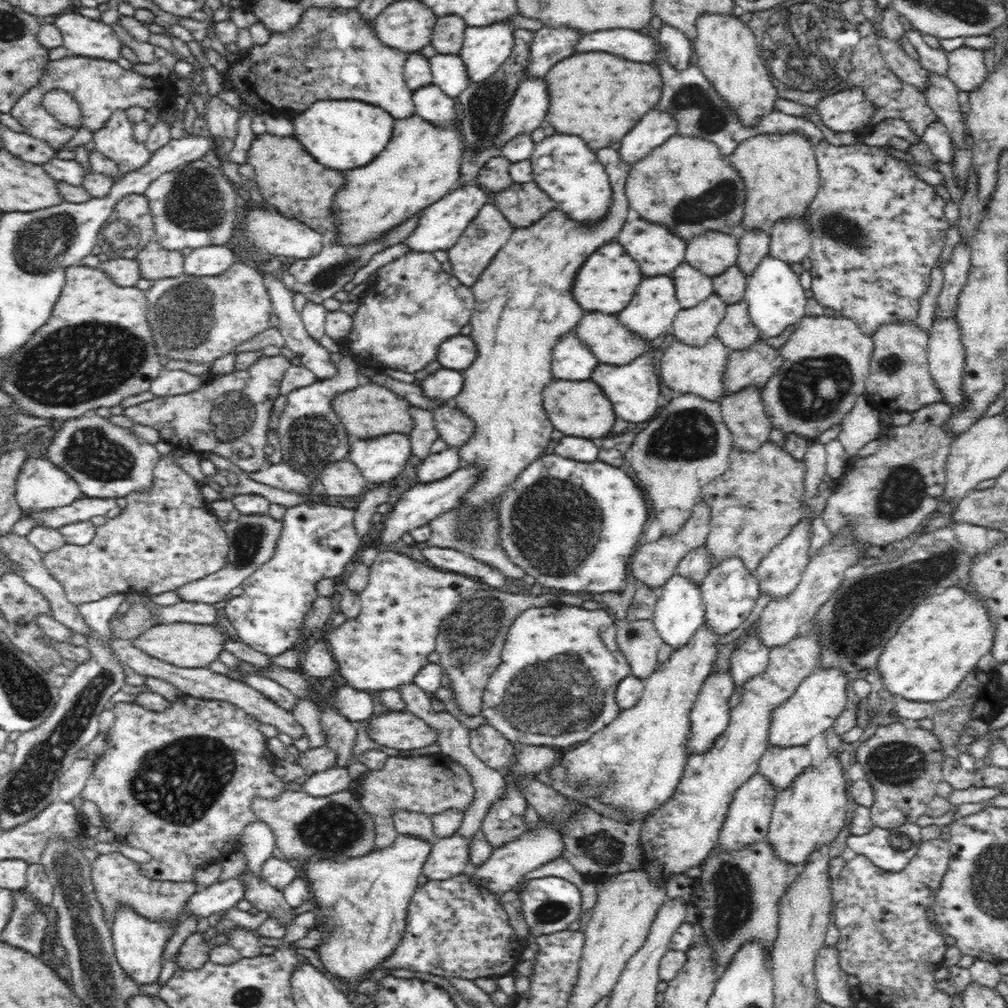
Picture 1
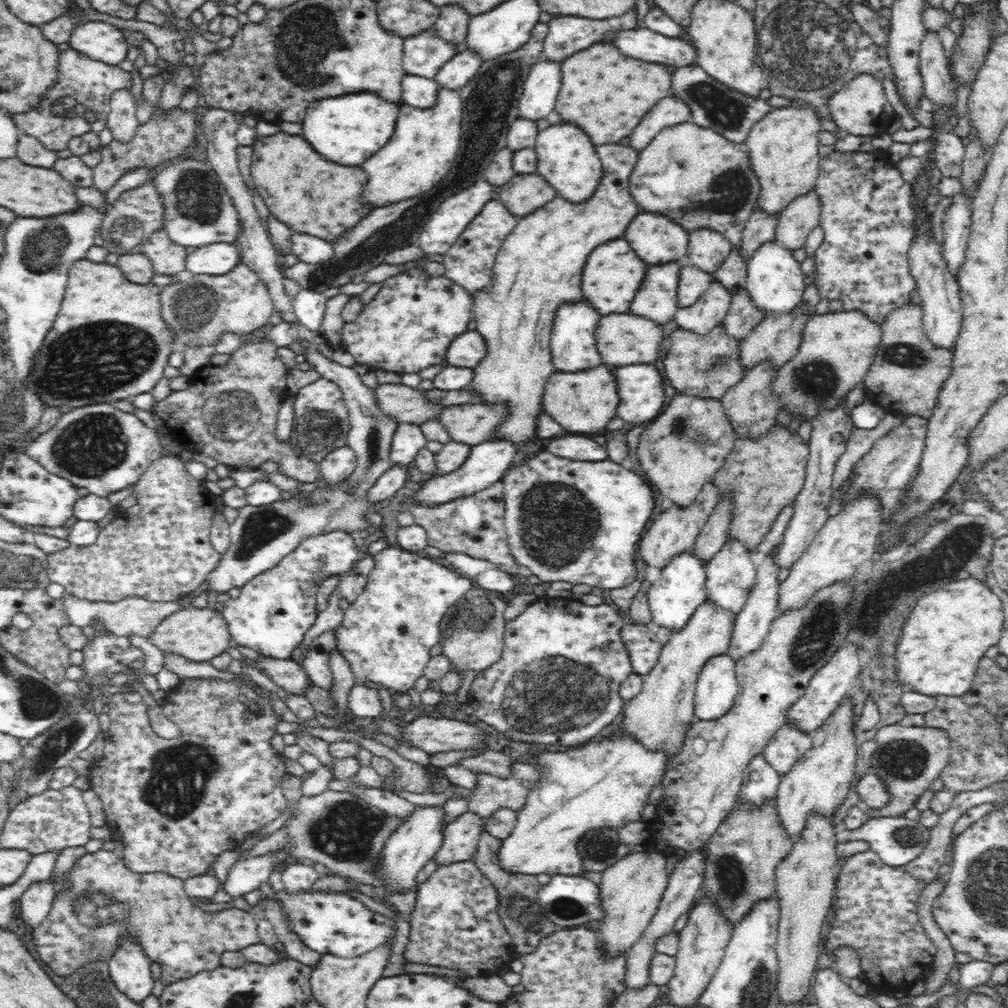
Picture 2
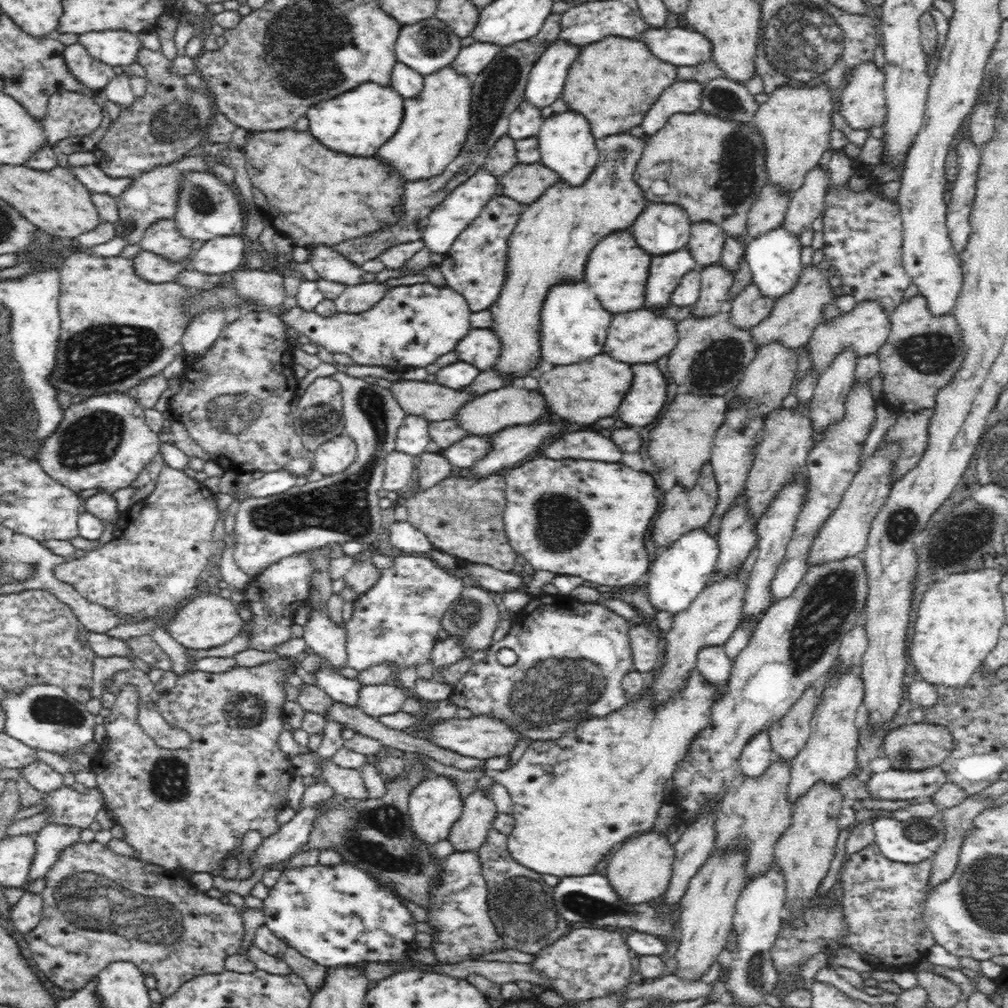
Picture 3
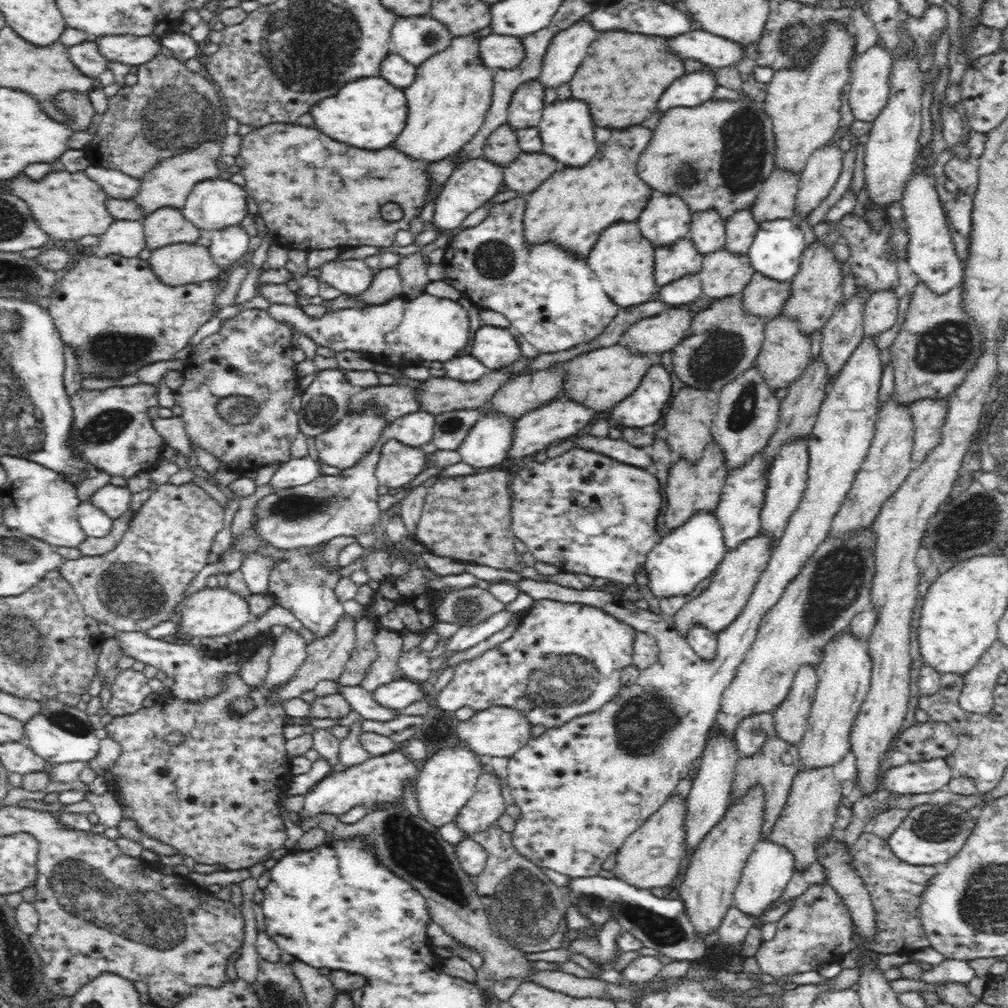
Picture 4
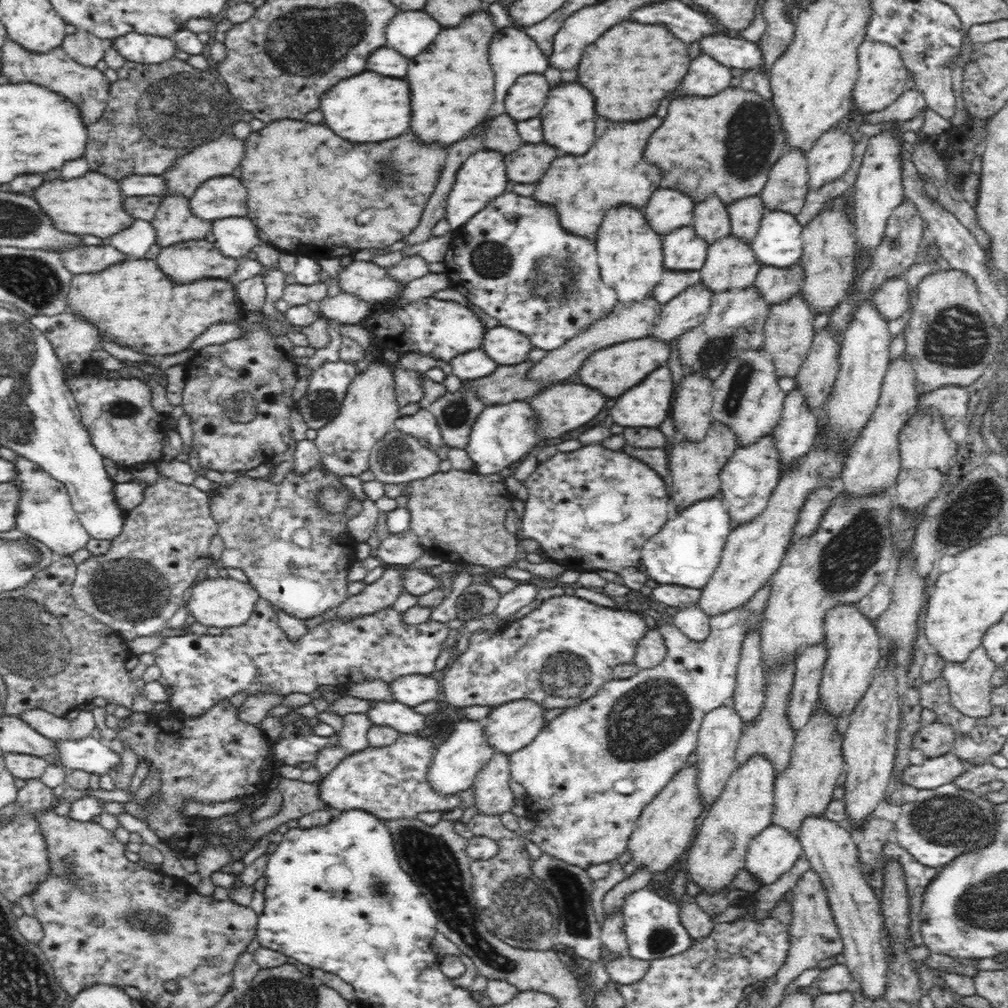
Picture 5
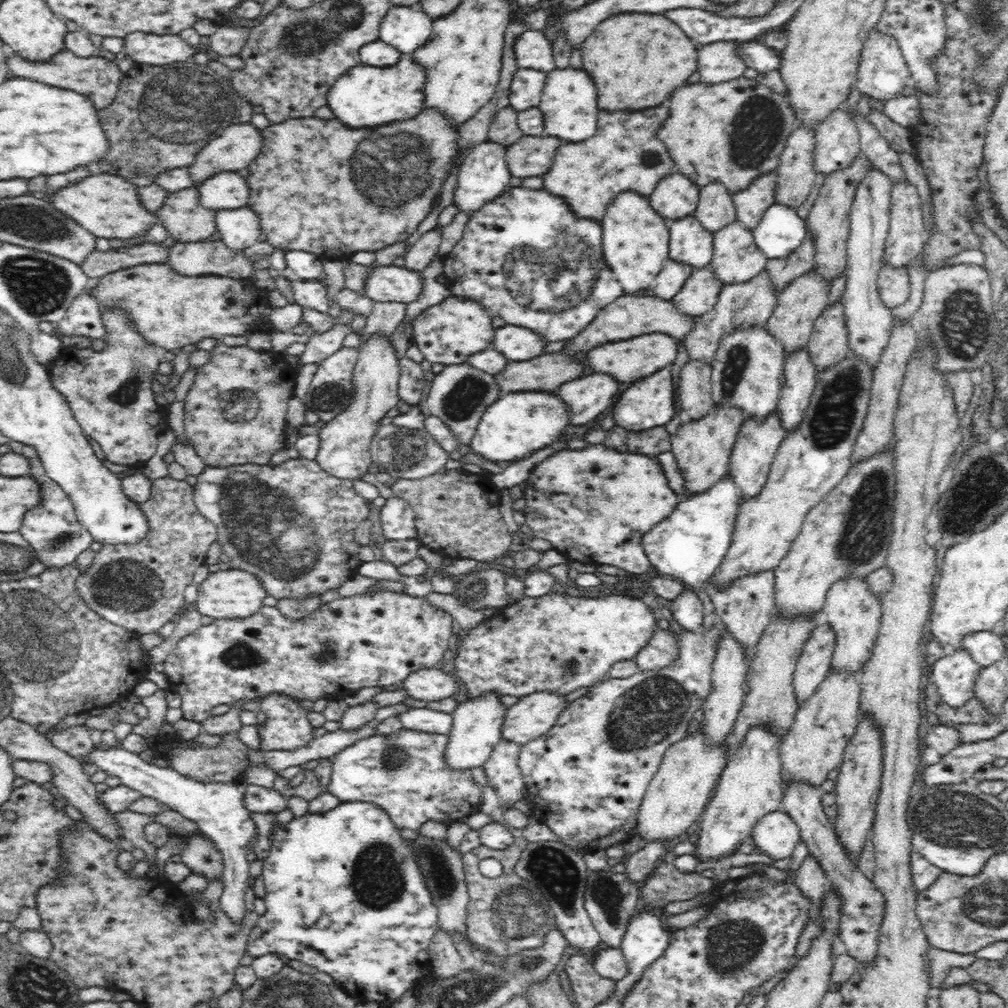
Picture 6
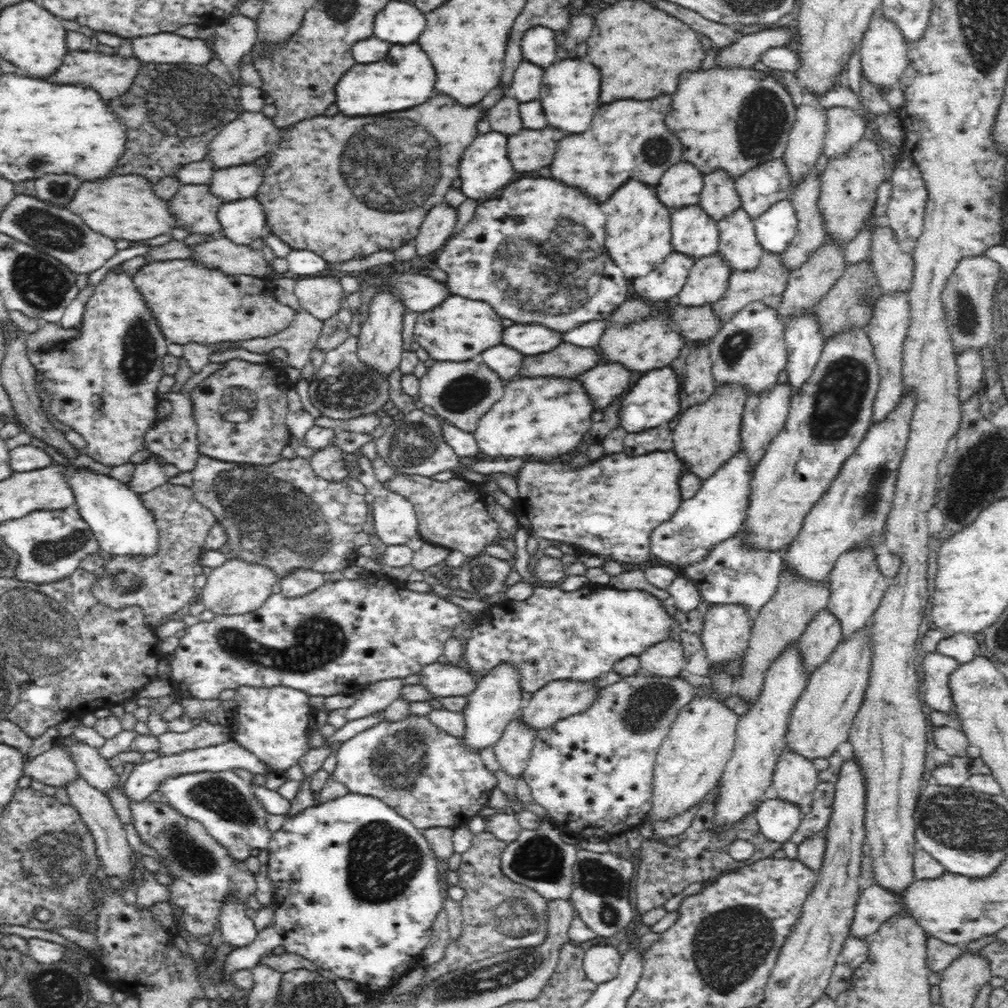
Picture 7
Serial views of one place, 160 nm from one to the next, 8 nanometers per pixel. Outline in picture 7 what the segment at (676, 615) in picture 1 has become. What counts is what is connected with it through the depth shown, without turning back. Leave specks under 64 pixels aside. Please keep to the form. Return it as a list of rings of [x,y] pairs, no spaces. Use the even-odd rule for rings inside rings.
[[[740,450],[732,459],[710,478],[702,481],[697,493],[688,500],[680,503],[680,508],[664,524],[660,524],[649,539],[651,553],[666,564],[676,566],[689,566],[692,562],[702,560],[712,546],[719,545],[721,541],[734,537],[748,518],[749,492],[753,468],[750,467],[749,456]]]

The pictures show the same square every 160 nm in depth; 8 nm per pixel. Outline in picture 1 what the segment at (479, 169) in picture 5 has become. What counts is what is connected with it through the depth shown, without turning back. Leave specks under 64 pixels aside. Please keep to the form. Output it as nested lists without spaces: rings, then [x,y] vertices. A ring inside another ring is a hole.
[[[480,185],[455,188],[447,196],[440,198],[439,201],[423,210],[416,230],[413,230],[413,233],[405,240],[406,244],[413,252],[418,253],[432,253],[436,250],[447,251],[455,246],[467,224],[476,218],[480,208],[483,208],[486,202],[488,202],[488,194]]]

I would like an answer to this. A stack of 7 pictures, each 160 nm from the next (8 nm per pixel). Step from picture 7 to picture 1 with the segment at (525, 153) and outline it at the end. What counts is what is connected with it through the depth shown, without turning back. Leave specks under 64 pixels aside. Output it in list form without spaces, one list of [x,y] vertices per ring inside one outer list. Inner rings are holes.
[[[536,182],[514,183],[496,193],[493,204],[504,213],[516,229],[538,222],[544,214],[557,207]]]

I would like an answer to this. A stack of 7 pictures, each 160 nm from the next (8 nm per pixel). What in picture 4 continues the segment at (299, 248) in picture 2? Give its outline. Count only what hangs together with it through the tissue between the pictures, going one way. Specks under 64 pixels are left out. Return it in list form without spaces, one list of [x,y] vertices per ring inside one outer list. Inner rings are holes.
[[[344,259],[324,263],[317,272],[322,282],[338,289],[341,293],[357,297],[369,289],[373,281],[372,268],[362,260]]]

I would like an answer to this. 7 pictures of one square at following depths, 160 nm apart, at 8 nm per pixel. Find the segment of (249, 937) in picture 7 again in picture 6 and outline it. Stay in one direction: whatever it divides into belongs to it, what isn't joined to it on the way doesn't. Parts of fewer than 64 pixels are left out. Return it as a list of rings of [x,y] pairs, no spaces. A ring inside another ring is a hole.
[[[98,746],[92,749],[84,764],[94,764],[106,774],[117,776],[121,784],[128,786],[143,796],[156,798],[165,808],[175,810],[184,818],[196,822],[197,828],[213,841],[221,852],[224,861],[224,892],[220,898],[220,909],[225,911],[237,926],[248,914],[245,906],[246,892],[249,888],[250,862],[246,859],[248,850],[259,839],[259,829],[244,804],[246,785],[243,782],[200,782],[188,776],[182,776],[171,767],[158,766],[154,762],[146,763],[134,754],[119,747]]]

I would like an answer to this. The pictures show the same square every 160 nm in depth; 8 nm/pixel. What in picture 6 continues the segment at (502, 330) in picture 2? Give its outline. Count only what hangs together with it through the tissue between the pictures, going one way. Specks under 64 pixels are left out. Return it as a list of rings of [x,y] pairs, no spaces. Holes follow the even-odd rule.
[[[656,106],[654,110],[638,110],[636,114],[604,114],[604,110],[600,110],[598,130],[592,138],[588,138],[588,142],[584,142],[584,146],[572,146],[572,142],[560,146],[550,172],[544,174],[544,190],[550,190],[566,198],[566,202],[570,204],[570,208],[576,212],[578,218],[594,218],[594,220],[604,218],[608,204],[614,200],[618,192],[636,190],[638,194],[649,197],[658,182],[672,170],[672,160],[668,158],[668,150],[664,150],[664,146],[656,142],[656,132],[666,118],[668,118],[668,108],[664,106]]]

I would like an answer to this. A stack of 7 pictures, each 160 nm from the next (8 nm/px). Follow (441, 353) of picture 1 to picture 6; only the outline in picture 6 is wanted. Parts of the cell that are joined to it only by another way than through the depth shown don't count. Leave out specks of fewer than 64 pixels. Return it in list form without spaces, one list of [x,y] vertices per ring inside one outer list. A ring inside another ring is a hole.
[[[504,325],[495,330],[494,348],[509,361],[522,362],[546,352],[548,340],[522,326]]]

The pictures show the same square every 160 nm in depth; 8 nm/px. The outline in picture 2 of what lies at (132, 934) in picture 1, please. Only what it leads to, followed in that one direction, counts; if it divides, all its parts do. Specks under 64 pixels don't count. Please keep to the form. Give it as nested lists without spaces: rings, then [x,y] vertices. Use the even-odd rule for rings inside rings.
[[[122,939],[107,961],[108,973],[116,989],[132,1002],[140,1004],[152,994],[151,962],[136,939]]]

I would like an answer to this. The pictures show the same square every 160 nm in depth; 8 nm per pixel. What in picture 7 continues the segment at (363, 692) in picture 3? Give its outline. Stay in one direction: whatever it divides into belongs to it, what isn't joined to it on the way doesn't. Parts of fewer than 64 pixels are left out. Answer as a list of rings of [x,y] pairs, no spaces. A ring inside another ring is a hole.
[[[430,663],[421,671],[419,684],[439,697],[468,696],[477,685],[476,678],[464,670],[462,664]]]

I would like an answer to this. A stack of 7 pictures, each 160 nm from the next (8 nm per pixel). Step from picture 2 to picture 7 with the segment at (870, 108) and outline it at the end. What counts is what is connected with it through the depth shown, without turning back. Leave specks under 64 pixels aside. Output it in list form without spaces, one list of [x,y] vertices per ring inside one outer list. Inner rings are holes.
[[[880,8],[872,14],[866,32],[860,46],[860,58],[862,58],[861,72],[865,78],[875,86],[892,86],[899,82],[908,62],[908,41],[904,39],[897,24],[883,14]]]

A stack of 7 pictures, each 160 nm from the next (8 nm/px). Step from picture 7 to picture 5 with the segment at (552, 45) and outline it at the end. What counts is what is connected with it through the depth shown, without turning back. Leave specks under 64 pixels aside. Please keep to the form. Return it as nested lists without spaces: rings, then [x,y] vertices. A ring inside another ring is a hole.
[[[513,27],[501,28],[494,36],[492,44],[490,44],[489,61],[491,62],[493,71],[495,72],[495,101],[490,107],[488,114],[488,122],[505,112],[504,98],[507,90],[514,84],[514,80],[518,76],[528,73],[544,74],[549,67],[549,57],[546,56],[534,42],[534,39],[524,31],[516,30]]]

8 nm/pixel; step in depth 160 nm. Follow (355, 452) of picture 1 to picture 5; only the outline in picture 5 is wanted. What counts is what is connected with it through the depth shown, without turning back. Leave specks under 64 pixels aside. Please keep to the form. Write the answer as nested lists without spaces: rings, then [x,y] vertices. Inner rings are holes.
[[[420,409],[414,416],[398,418],[394,427],[404,434],[424,438],[431,448],[445,446],[437,419],[428,410]]]

